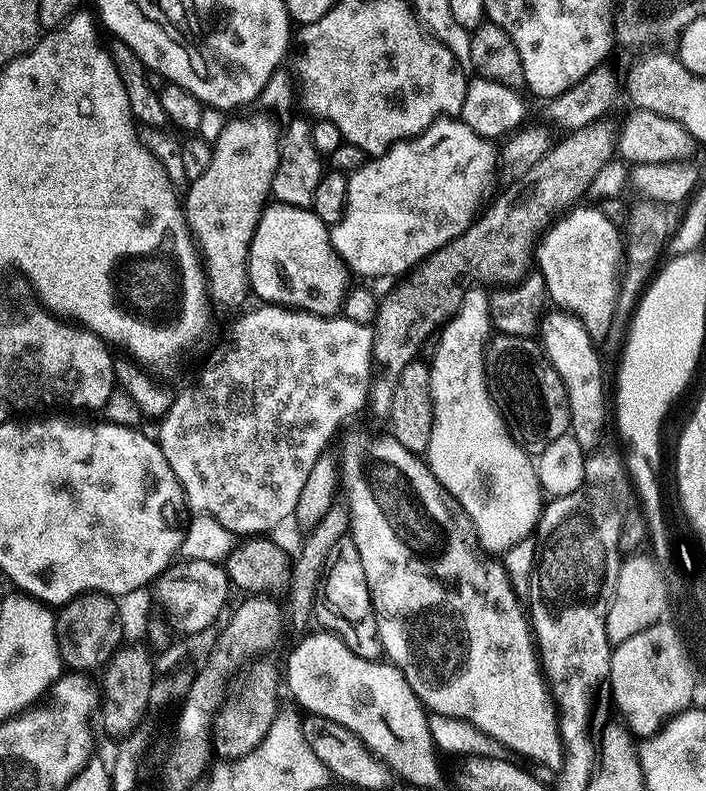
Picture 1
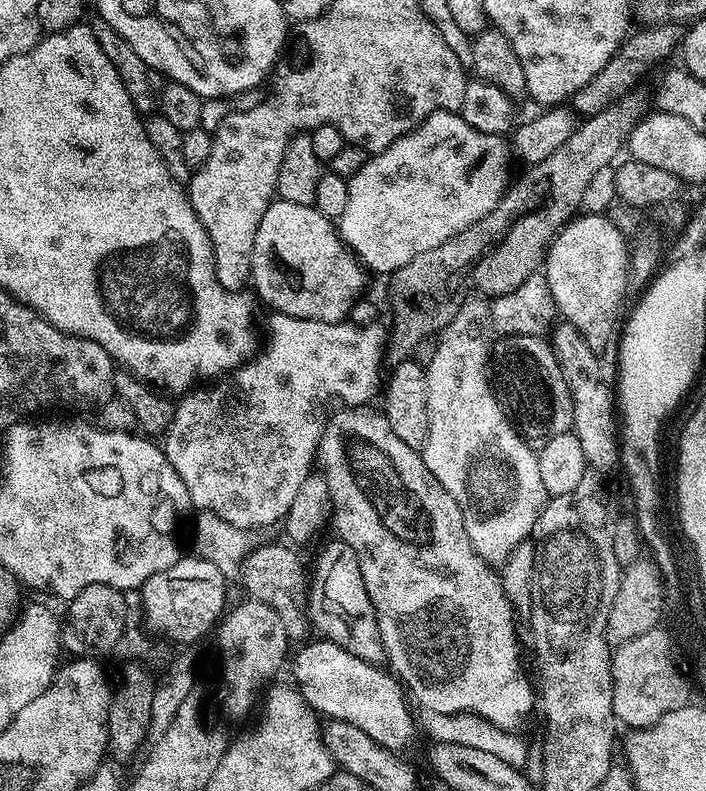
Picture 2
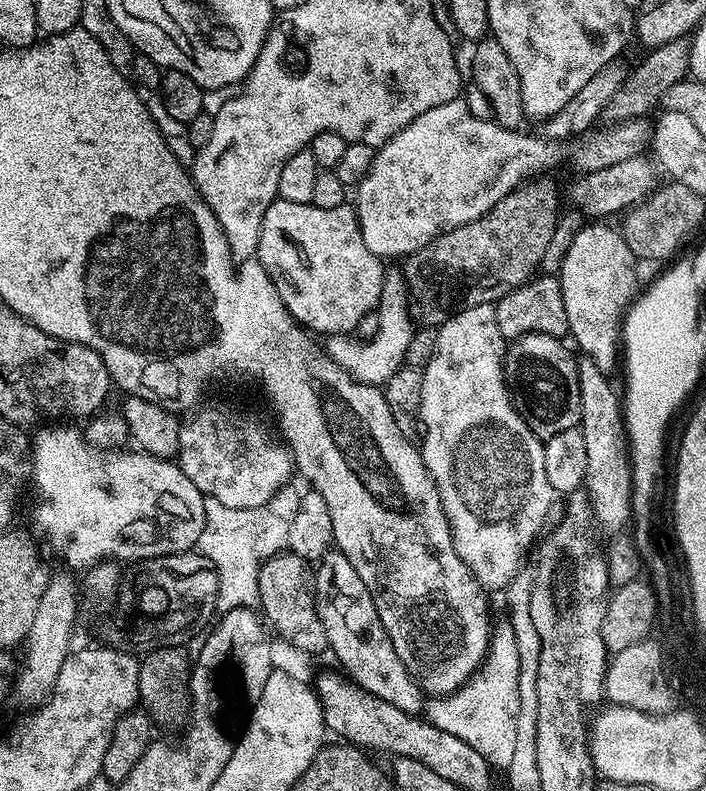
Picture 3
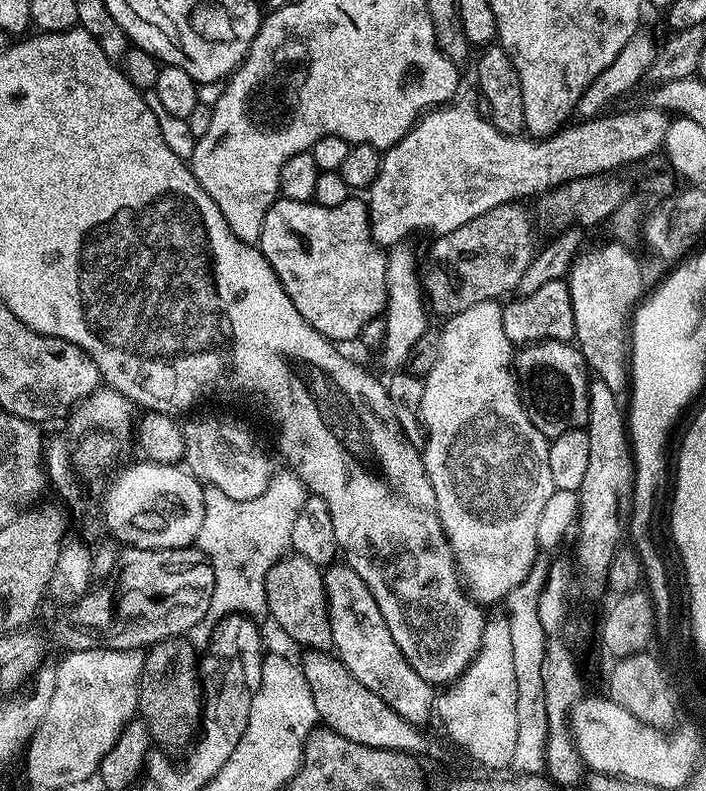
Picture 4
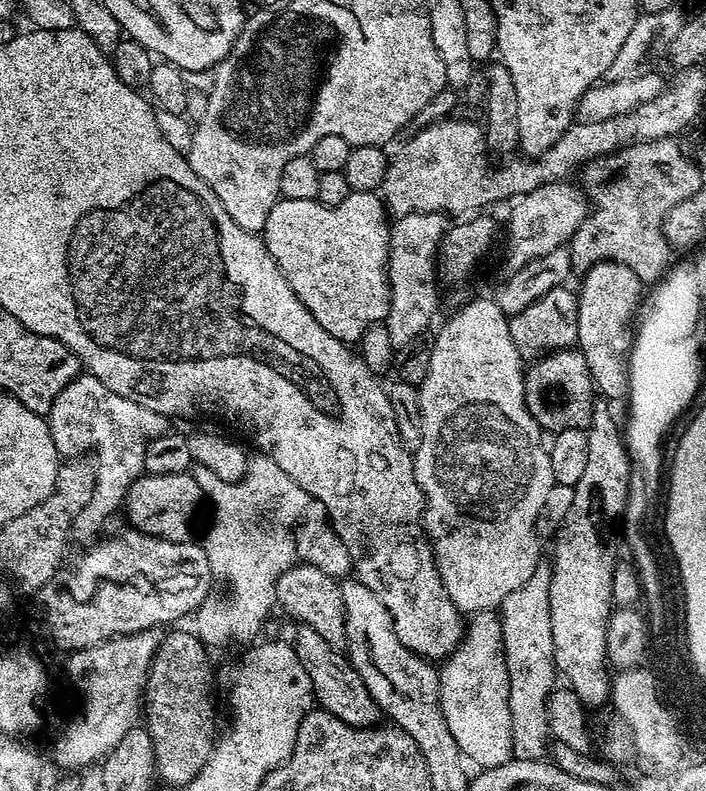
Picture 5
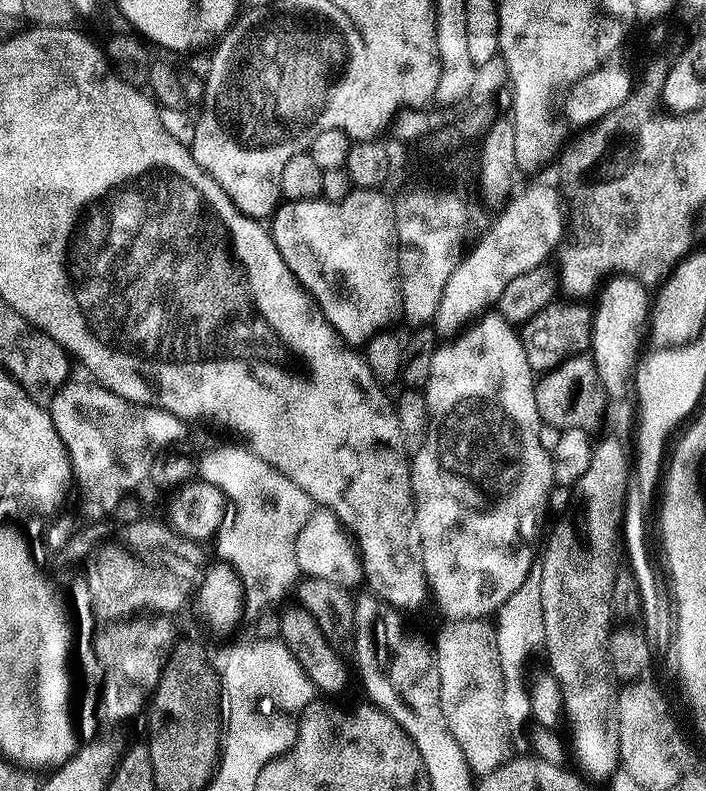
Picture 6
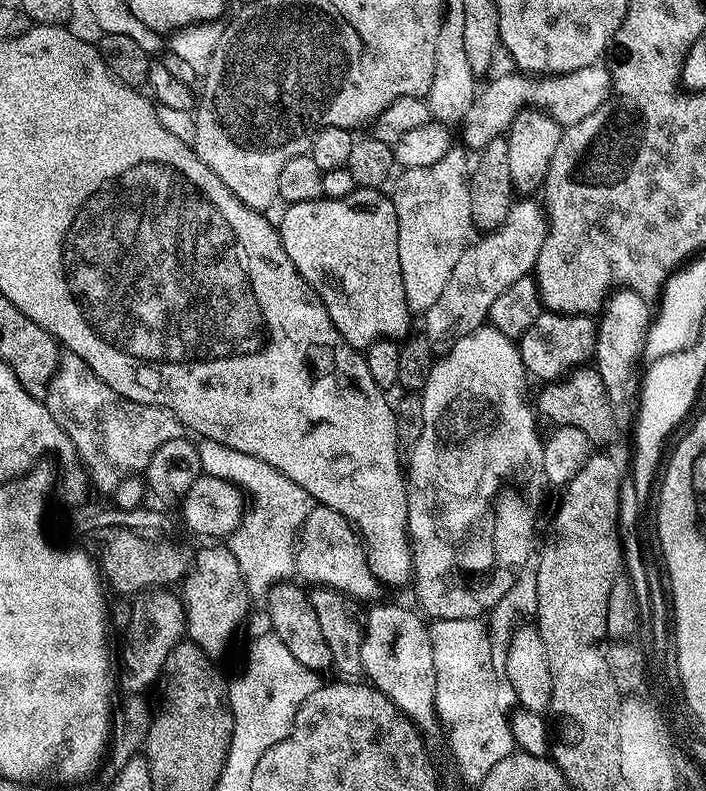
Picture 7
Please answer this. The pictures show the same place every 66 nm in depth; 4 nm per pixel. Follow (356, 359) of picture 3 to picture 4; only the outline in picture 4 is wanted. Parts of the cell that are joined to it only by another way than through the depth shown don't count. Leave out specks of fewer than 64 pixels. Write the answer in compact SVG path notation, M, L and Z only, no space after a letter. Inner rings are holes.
M408 242L391 245L386 255L386 290L388 291L388 303L383 319L386 324L386 334L382 345L384 352L384 364L388 370L400 370L405 367L408 355L412 347L424 336L428 328L429 309L426 307L426 297L422 287L422 276L418 271L418 260L412 253ZM425 308L425 309L424 309Z

